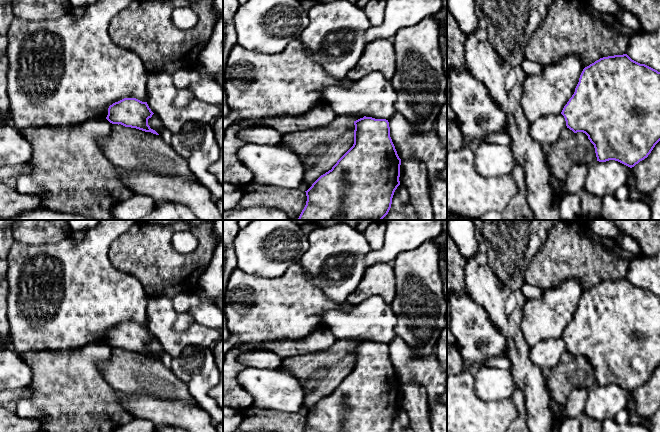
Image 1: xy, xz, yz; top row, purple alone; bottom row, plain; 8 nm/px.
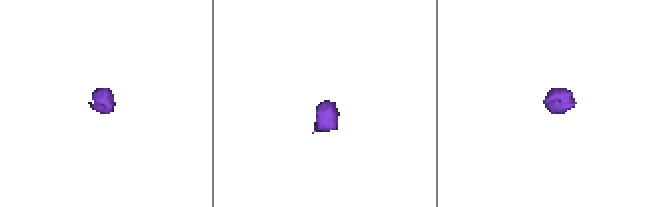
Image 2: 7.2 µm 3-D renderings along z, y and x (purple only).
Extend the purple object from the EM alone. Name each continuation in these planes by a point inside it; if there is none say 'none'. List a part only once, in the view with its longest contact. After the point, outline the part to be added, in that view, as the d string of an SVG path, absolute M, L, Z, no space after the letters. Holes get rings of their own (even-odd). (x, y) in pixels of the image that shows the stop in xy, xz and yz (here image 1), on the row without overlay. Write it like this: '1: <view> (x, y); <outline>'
none

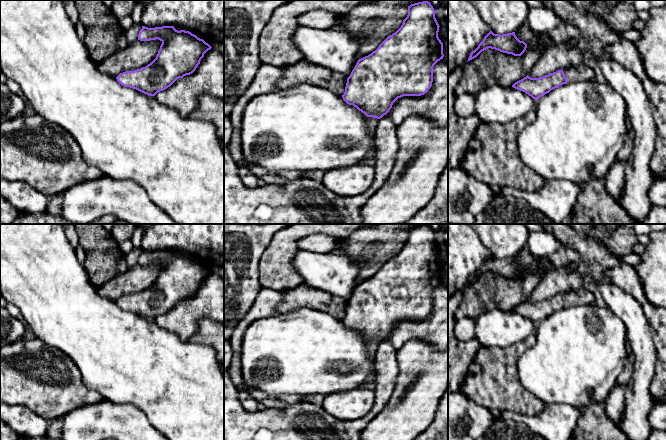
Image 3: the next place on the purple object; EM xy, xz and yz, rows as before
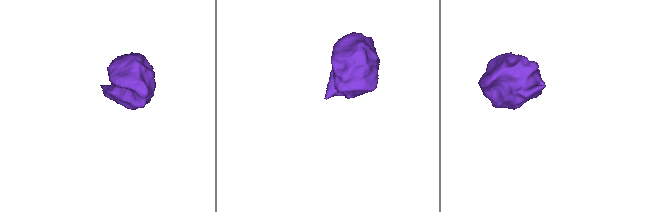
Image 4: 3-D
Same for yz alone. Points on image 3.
1: yz (582, 296); M582 286L576 291L571 291L563 294L565 301L568 303L567 307L590 305L594 302L594 295L587 288Z

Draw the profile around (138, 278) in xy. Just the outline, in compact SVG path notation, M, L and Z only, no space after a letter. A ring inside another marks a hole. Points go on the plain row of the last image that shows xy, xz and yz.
M136 264L121 275L96 288L96 292L107 299L117 301L120 297L134 295L150 288L158 278L162 265Z

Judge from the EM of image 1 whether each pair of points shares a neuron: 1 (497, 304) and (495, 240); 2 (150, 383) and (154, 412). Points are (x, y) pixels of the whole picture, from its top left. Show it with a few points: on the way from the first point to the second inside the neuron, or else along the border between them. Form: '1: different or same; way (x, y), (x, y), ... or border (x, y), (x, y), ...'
1: same; way (497, 288), (493, 274), (495, 271), (495, 256)
2: different; border (129, 393), (144, 393), (175, 399)

